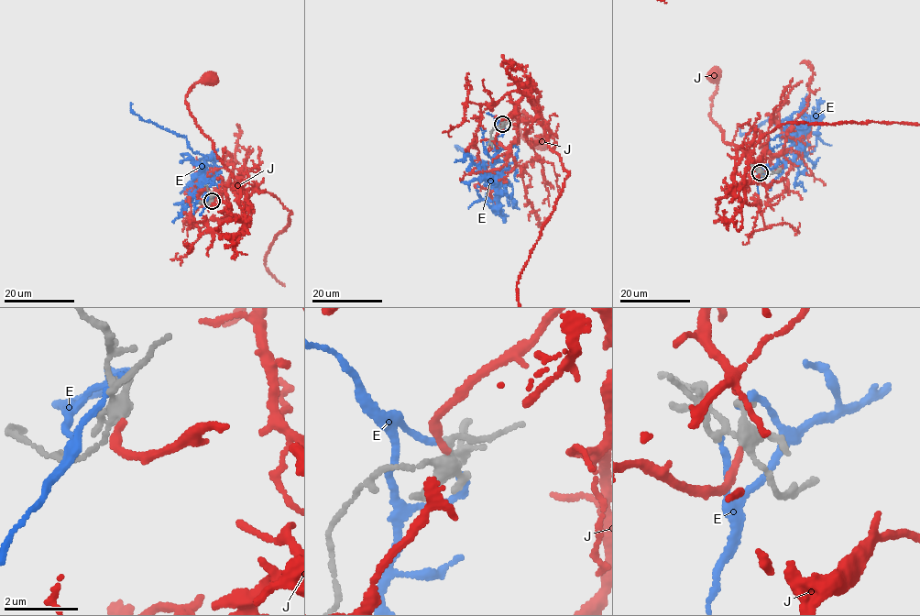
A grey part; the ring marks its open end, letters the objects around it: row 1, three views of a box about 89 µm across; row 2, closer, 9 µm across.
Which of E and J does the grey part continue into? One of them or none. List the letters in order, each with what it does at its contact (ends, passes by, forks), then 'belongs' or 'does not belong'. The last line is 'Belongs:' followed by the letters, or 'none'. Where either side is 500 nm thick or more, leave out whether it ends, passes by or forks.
E: it ends; does not belong
J: it ends; belongs
Belongs: J

